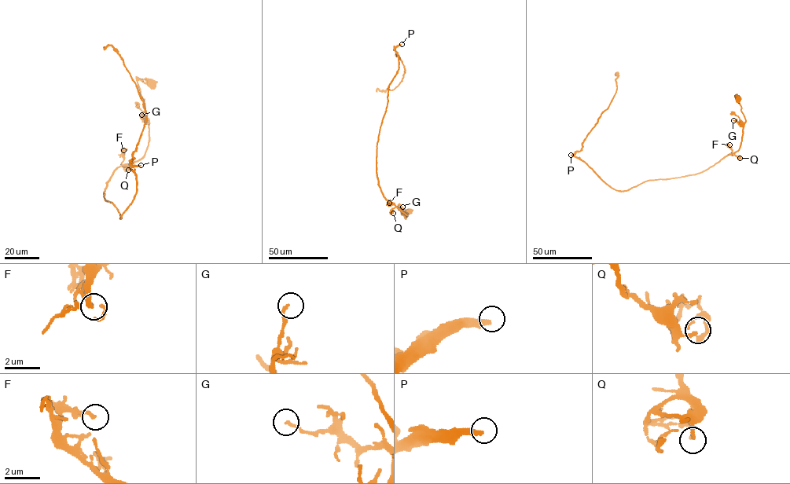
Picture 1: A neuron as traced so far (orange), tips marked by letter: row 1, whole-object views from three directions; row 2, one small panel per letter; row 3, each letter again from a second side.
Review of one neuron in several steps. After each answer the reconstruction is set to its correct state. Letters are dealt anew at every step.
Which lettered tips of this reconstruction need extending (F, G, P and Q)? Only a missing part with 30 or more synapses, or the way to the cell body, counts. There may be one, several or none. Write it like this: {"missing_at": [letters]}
{"missing_at": ["P"]}

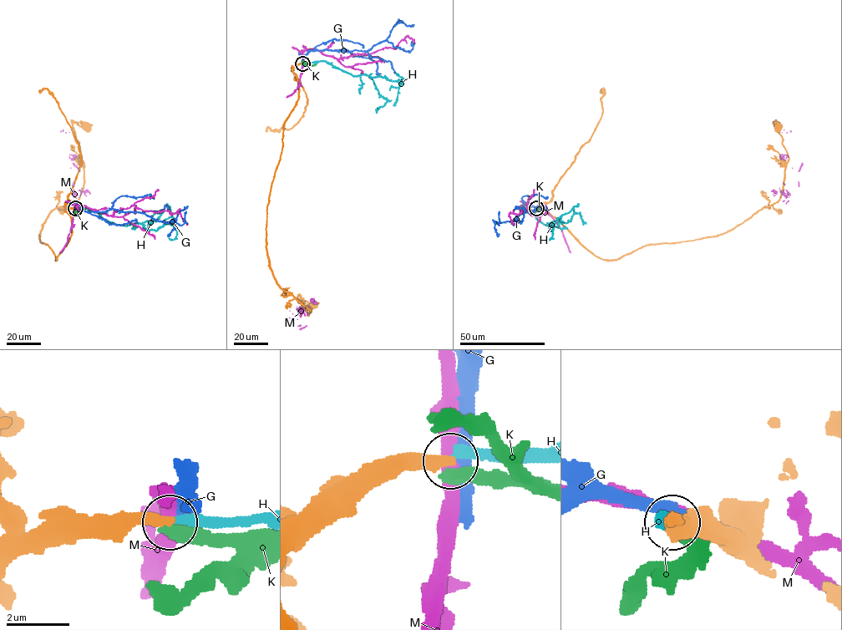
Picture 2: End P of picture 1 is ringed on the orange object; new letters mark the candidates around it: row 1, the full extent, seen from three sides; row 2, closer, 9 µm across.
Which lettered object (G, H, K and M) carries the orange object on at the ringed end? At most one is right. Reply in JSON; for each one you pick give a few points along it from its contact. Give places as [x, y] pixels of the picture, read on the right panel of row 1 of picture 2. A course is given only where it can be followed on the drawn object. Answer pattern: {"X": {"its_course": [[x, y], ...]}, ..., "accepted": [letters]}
{"accepted": []}

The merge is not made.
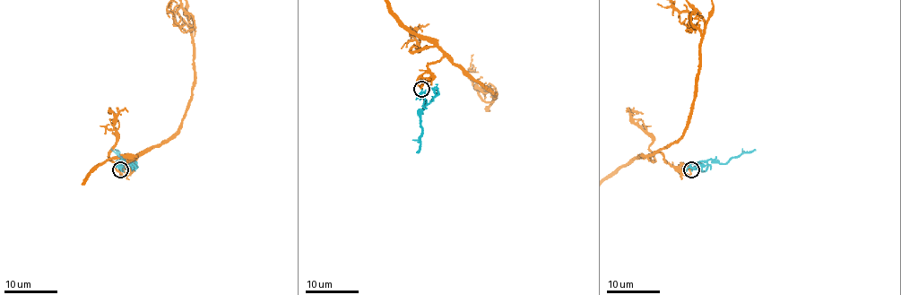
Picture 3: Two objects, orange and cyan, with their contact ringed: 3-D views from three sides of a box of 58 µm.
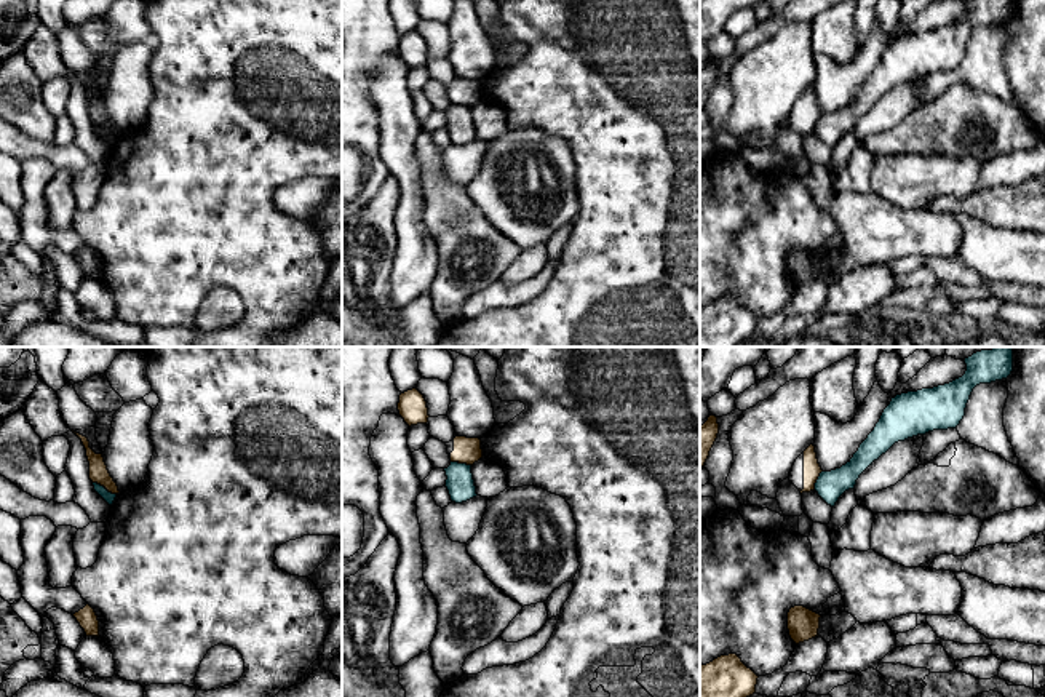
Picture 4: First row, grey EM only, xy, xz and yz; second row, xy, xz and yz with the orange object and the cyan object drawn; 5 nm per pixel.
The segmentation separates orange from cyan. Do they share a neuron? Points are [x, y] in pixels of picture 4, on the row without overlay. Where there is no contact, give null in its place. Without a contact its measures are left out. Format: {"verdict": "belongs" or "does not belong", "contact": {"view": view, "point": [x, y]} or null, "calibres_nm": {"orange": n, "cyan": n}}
{"verdict": "does not belong", "contact": {"view": "xy", "point": [104, 128]}, "calibres_nm": {"orange": 100, "cyan": 60}}

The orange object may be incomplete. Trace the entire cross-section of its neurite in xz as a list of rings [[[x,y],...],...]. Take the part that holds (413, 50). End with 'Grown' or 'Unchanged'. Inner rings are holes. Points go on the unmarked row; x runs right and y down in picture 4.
[[[417,30],[407,32],[399,37],[398,53],[409,69],[427,66],[430,59],[427,43]]]. Unchanged

